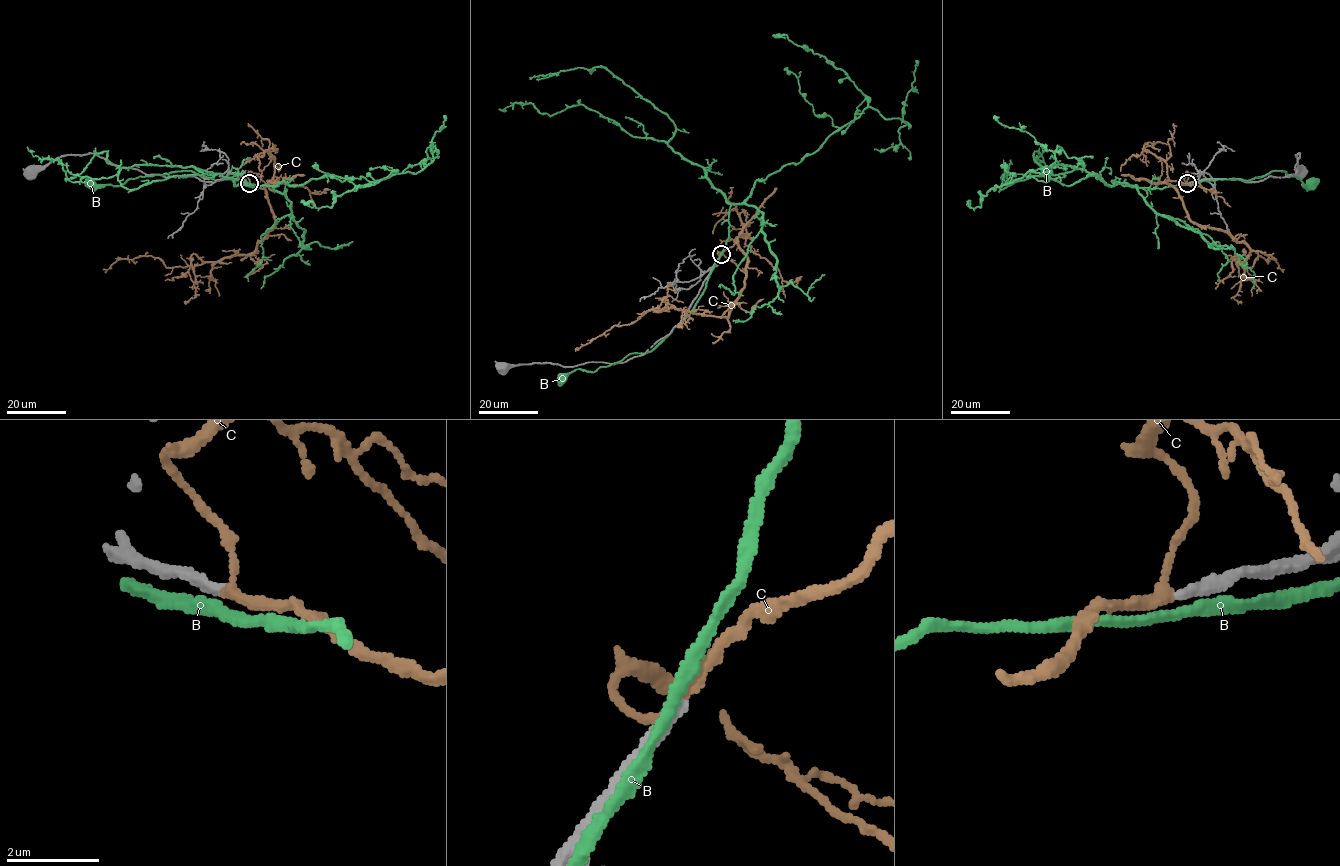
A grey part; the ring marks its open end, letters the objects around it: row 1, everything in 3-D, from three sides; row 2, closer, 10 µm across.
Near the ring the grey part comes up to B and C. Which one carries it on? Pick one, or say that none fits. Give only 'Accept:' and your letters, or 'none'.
Accept: C

